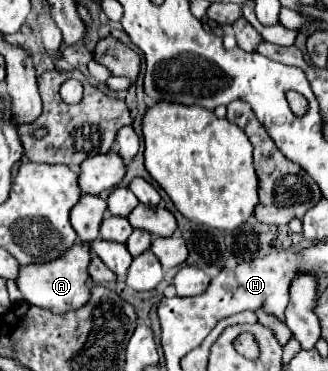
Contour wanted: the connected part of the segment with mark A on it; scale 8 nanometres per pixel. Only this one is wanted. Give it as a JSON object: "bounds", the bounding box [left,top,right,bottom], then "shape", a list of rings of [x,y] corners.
{"bounds":[17,244,91,314],"shape":[[[77,244],[71,250],[67,250],[67,254],[63,254],[53,262],[23,266],[17,276],[17,286],[27,302],[43,310],[51,310],[53,314],[67,314],[71,310],[79,310],[83,308],[83,302],[89,302],[91,298],[91,288],[87,286],[89,260],[91,260],[89,246]]]}

